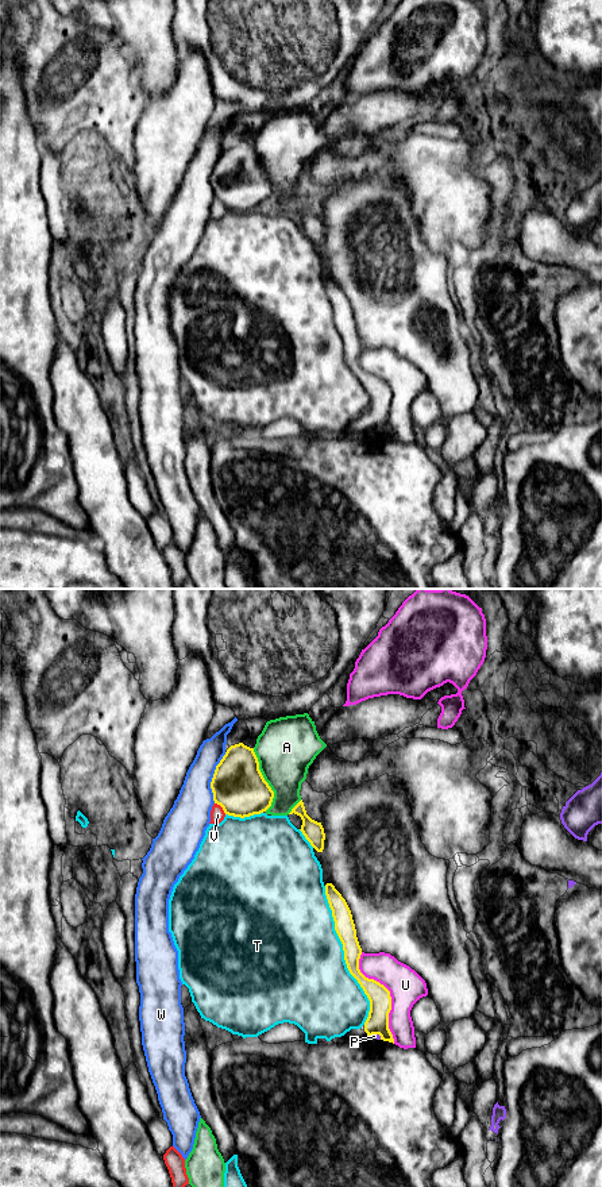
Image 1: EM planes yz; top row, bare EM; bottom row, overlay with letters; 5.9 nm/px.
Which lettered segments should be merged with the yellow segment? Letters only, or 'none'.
none

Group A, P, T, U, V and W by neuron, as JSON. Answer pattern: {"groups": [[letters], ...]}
{"groups": [["A"], ["P"], ["T"], ["U"], ["V"], ["W"]]}

